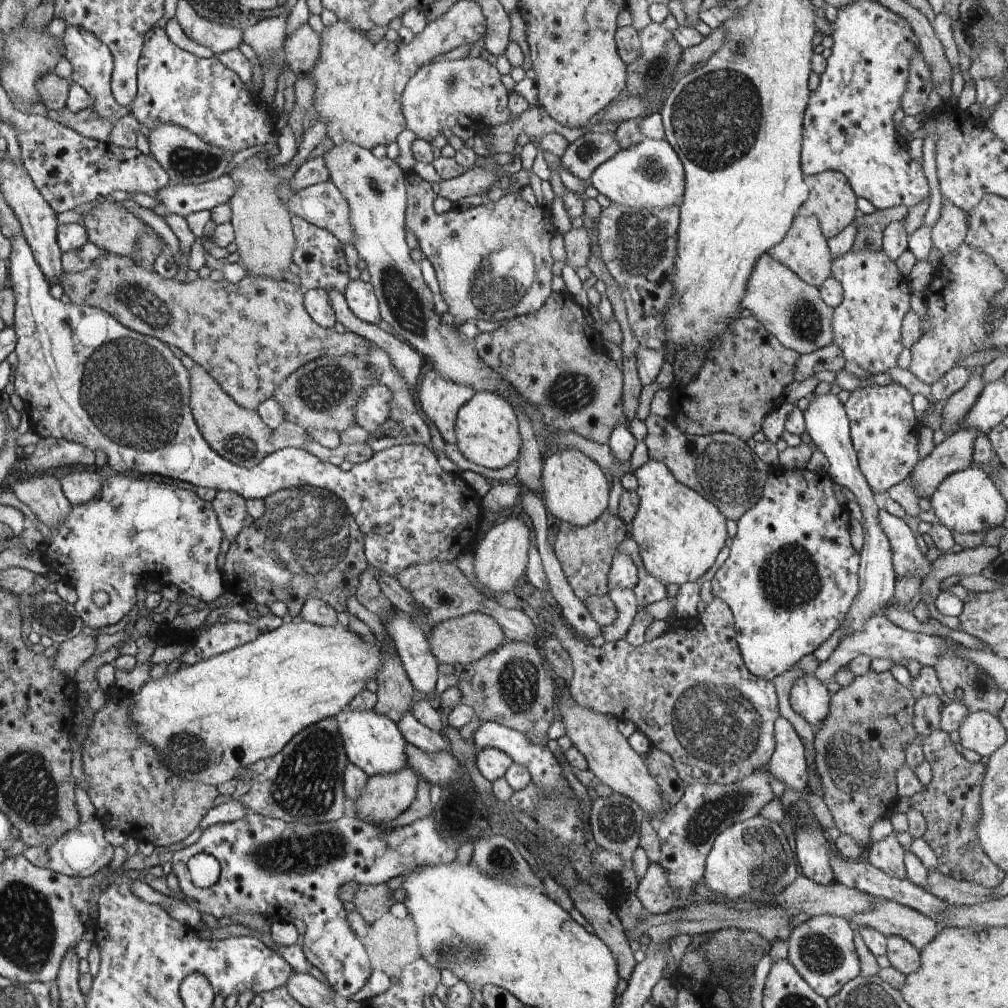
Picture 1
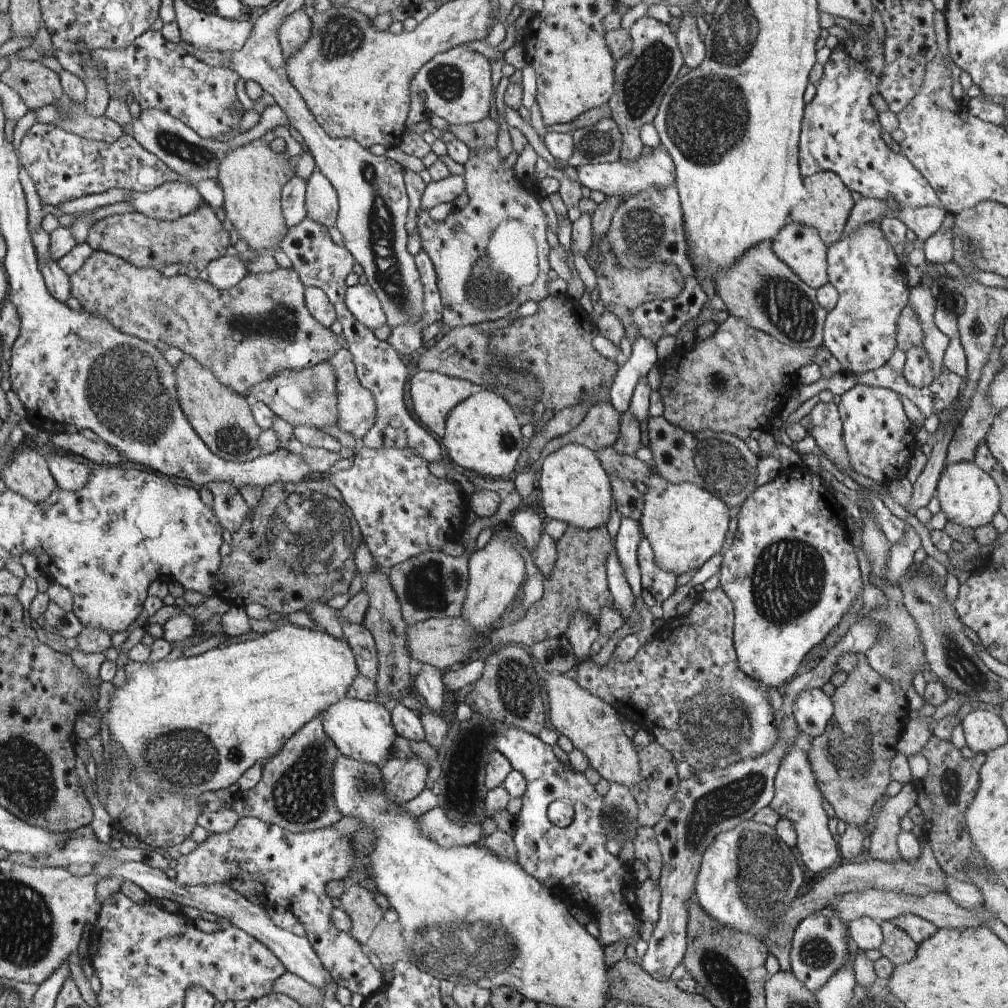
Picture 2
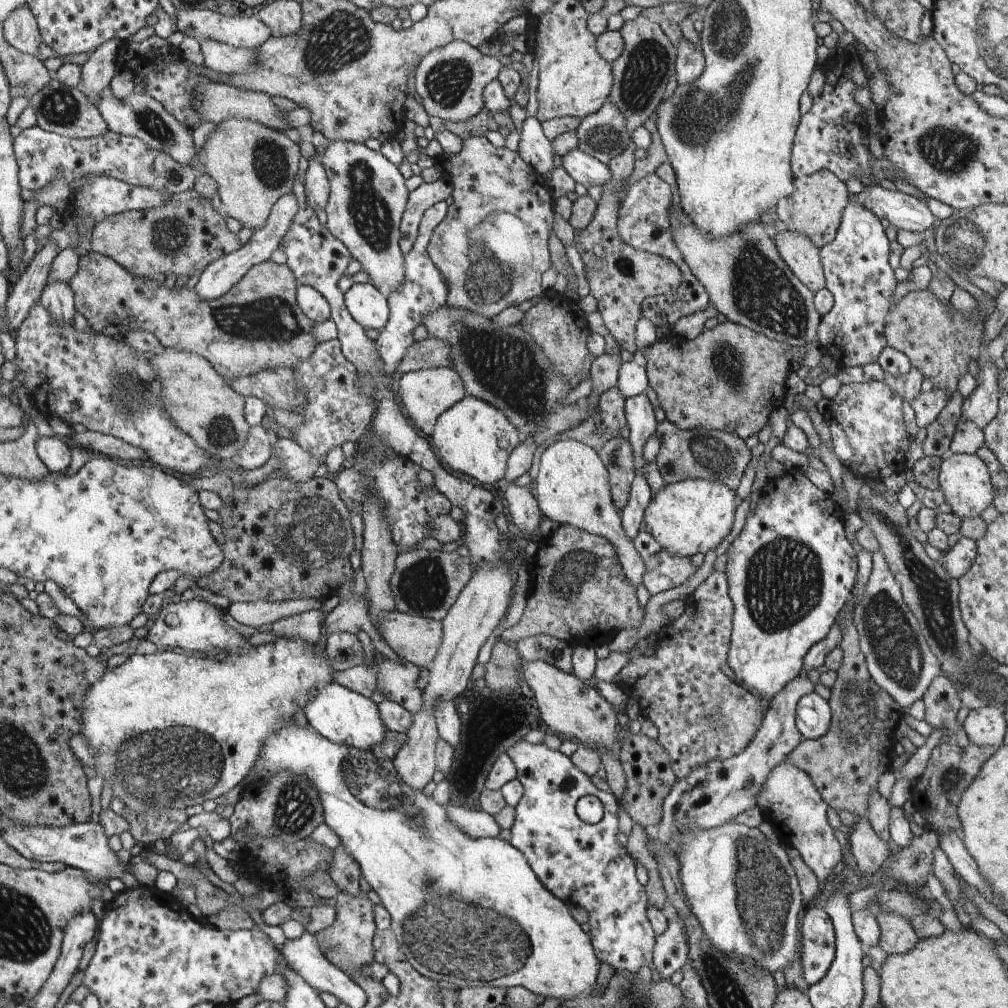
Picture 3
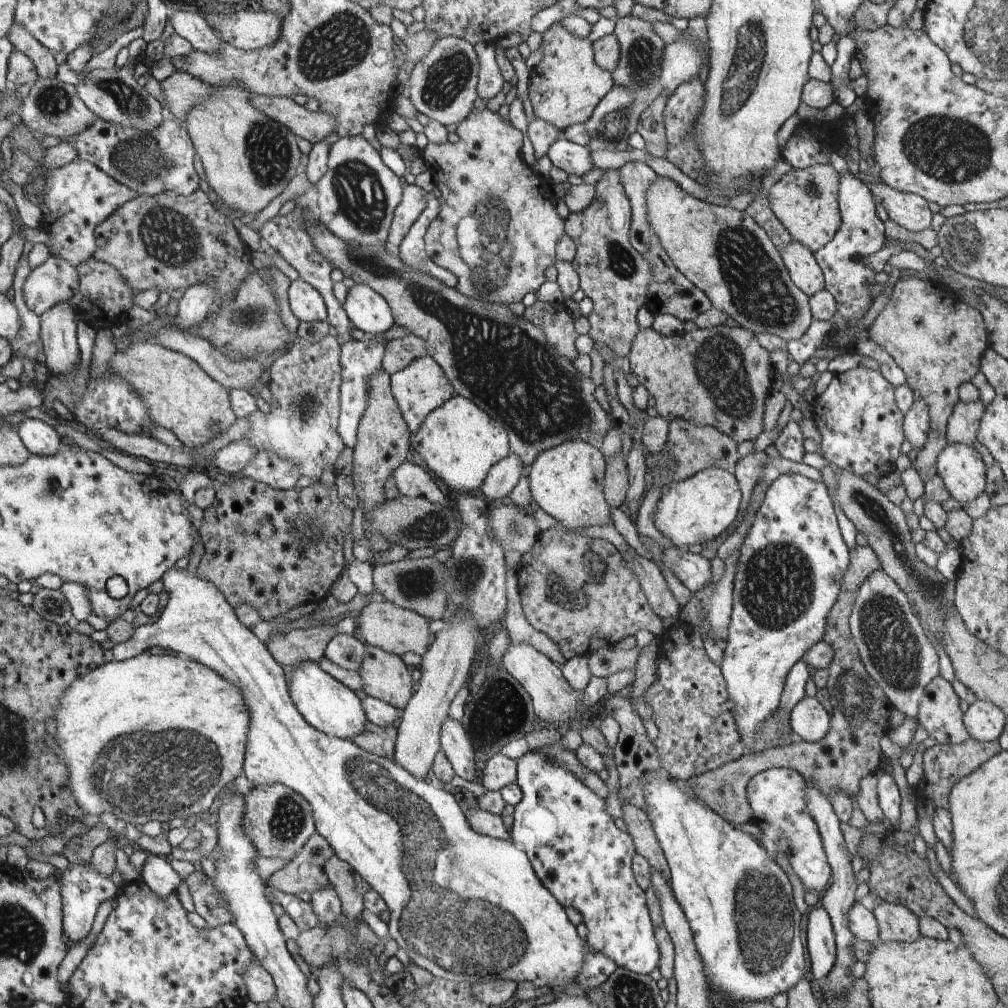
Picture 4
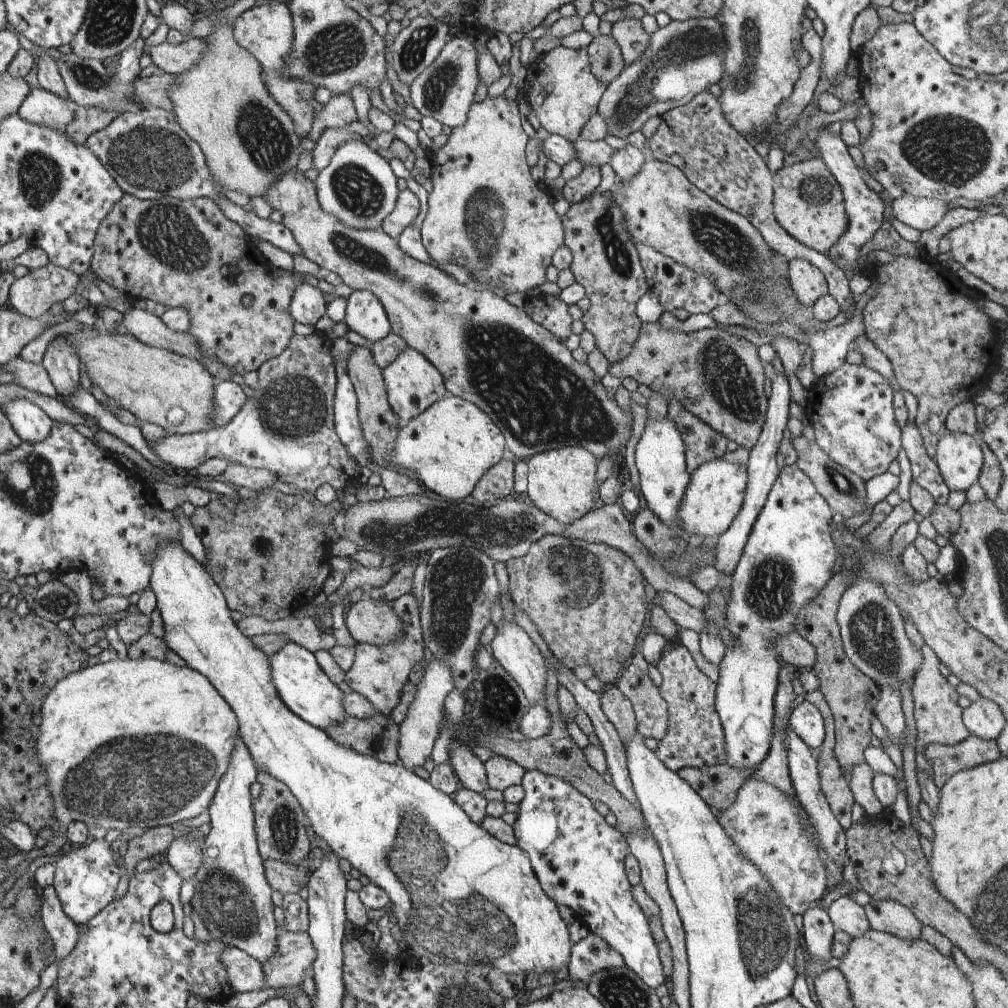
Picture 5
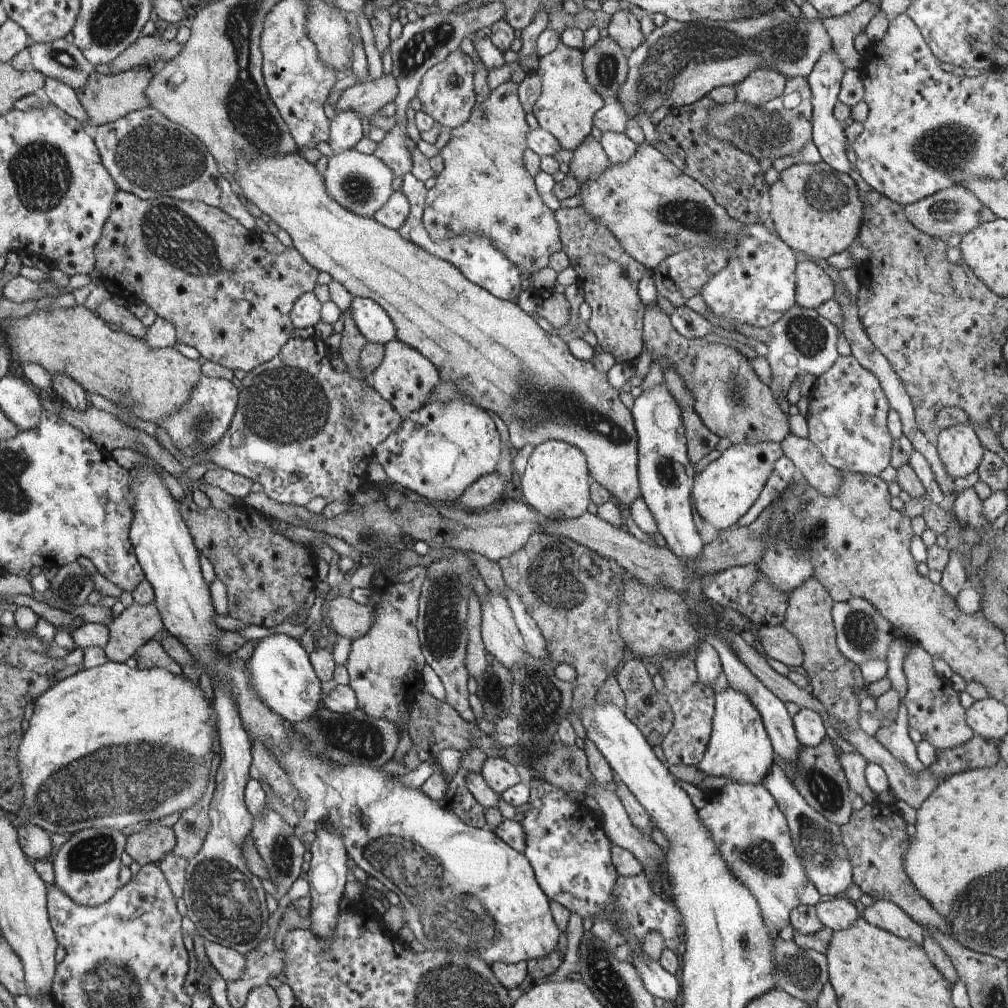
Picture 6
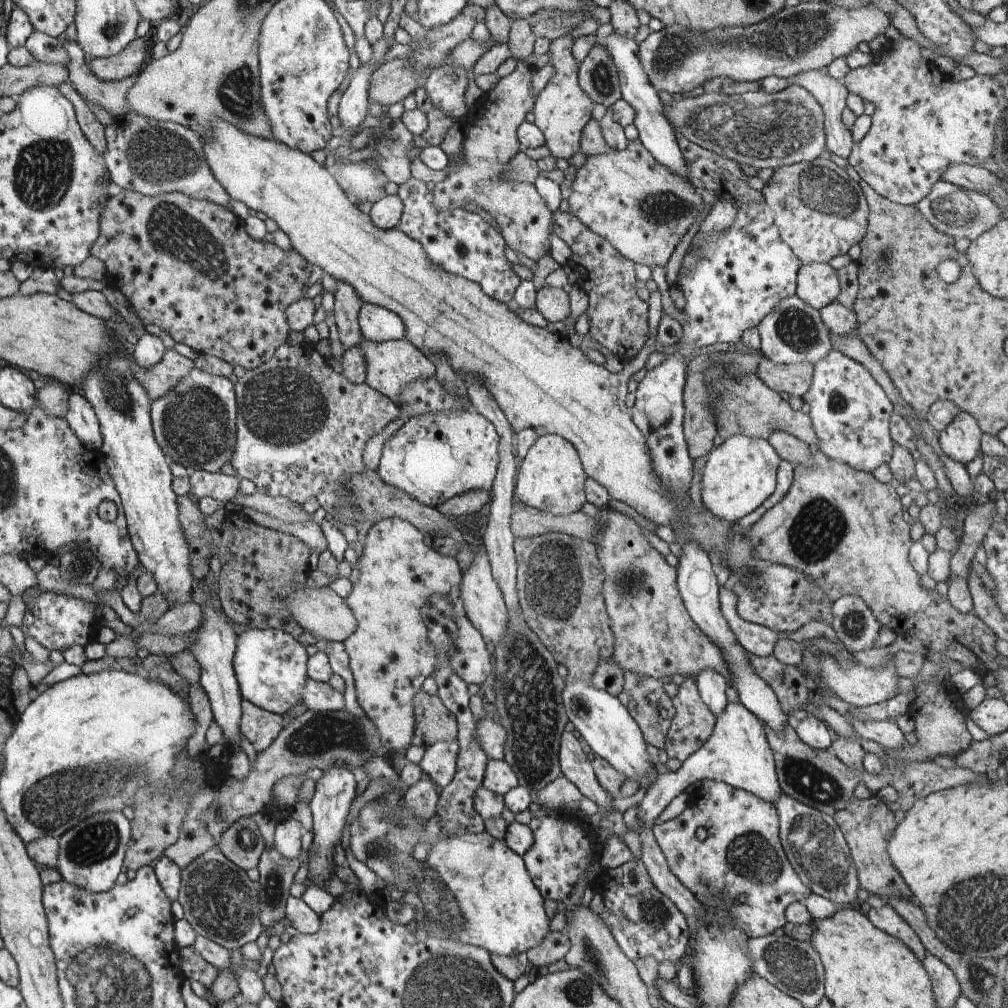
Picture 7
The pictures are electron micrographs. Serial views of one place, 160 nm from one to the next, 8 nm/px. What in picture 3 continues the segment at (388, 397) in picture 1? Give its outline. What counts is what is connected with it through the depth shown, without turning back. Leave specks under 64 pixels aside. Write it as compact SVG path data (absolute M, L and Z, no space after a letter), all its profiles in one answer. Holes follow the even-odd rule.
M340 339L320 343L311 358L293 370L298 378L298 389L308 398L308 404L302 406L302 412L298 412L304 416L306 424L292 428L292 440L317 456L322 464L332 447L357 441L367 434L378 403L358 386L358 369L344 356Z

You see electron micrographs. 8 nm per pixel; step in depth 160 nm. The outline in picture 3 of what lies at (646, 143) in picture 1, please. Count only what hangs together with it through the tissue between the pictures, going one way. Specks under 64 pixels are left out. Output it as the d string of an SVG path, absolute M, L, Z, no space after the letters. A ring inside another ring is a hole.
M580 149L571 150L562 156L563 167L566 172L578 182L588 188L589 186L604 186L612 178L612 172L607 164L596 157L587 155Z

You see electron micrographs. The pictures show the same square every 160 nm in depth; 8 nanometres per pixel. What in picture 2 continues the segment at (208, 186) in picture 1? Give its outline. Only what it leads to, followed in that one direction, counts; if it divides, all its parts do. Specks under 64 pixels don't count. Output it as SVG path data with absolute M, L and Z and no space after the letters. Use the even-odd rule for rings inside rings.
M170 181L147 193L132 191L128 202L151 220L175 221L190 215L205 202L197 185L186 181Z

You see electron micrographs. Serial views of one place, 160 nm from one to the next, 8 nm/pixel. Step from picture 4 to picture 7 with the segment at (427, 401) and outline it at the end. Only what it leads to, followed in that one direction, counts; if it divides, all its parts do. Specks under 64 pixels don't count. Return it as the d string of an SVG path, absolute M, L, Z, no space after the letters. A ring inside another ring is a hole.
M363 338L360 348L367 362L365 382L384 396L391 397L396 404L400 404L401 393L412 383L430 379L437 372L435 362L406 338L381 343Z

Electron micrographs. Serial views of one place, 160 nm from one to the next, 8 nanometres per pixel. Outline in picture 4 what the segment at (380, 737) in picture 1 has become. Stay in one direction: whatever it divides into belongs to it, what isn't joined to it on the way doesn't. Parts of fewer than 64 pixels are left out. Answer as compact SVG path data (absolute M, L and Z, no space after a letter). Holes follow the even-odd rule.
M306 661L292 674L290 685L291 699L307 719L308 724L320 732L327 733L328 736L349 741L366 731L370 724L369 718L363 702L354 691L324 672L319 664Z

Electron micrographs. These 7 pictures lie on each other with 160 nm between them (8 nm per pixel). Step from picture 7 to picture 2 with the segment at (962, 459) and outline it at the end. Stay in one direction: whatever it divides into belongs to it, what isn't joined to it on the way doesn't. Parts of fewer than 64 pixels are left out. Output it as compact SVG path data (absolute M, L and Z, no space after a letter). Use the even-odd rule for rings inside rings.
M966 461L945 465L935 490L935 497L948 521L973 529L990 523L999 511L1001 503L1001 494L995 480L973 462Z

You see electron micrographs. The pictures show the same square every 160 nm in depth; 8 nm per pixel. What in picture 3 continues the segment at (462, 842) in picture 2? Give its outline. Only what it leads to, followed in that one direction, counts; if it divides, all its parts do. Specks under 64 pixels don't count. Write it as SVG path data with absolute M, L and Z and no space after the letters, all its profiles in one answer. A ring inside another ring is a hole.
M451 803L446 804L447 816L464 834L473 839L482 837L497 837L500 827L491 814L484 810L457 807Z

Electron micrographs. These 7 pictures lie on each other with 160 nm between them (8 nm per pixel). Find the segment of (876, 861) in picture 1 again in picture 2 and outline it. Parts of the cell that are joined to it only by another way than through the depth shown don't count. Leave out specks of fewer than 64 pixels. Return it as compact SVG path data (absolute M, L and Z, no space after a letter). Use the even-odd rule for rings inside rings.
M913 782L902 786L894 797L886 797L875 811L876 825L871 829L870 856L877 861L895 863L901 859L897 838L901 819L916 805L917 793Z

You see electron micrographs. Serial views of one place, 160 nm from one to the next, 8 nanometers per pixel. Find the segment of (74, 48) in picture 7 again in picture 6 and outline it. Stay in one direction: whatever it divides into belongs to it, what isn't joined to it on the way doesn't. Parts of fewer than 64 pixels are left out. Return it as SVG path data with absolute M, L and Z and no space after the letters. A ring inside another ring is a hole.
M97 68L90 76L88 82L76 91L78 100L82 103L87 114L85 127L92 132L100 125L114 122L129 112L139 111L150 106L145 90L153 79L153 71L128 69L114 74L107 74Z

